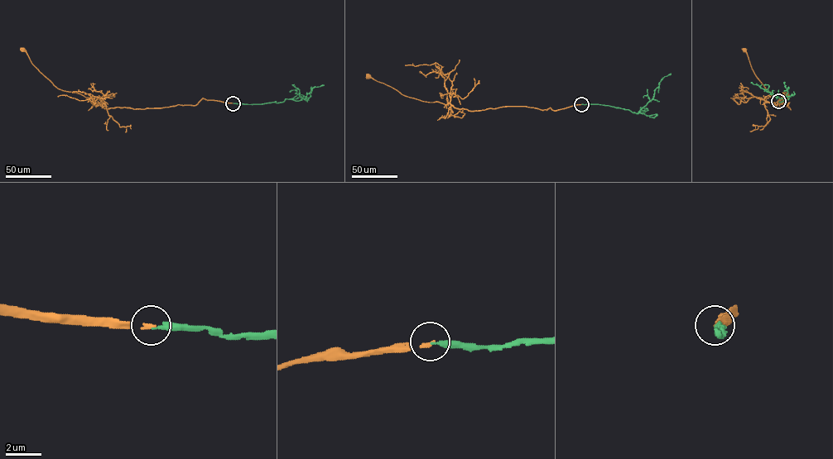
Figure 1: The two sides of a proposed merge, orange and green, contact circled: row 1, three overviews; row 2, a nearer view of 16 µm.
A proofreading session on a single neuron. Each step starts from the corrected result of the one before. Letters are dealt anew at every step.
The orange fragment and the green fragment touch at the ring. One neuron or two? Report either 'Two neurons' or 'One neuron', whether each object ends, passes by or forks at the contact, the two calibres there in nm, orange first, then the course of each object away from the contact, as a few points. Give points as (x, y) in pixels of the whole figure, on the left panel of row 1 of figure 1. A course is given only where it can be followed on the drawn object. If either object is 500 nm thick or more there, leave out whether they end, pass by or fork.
One neuron. At the ring orange ends. At the ring green ends. Thickness 200 nm (orange) against 200 nm. Course of orange: (233, 103), (203, 98), (195, 105), (161, 107), (95, 106), (79, 93), (57, 88), (31, 62), (22, 49). Course of green: (233, 103), (260, 104), (282, 102), (286, 99), (300, 101), (305, 99), (313, 87), (324, 85)

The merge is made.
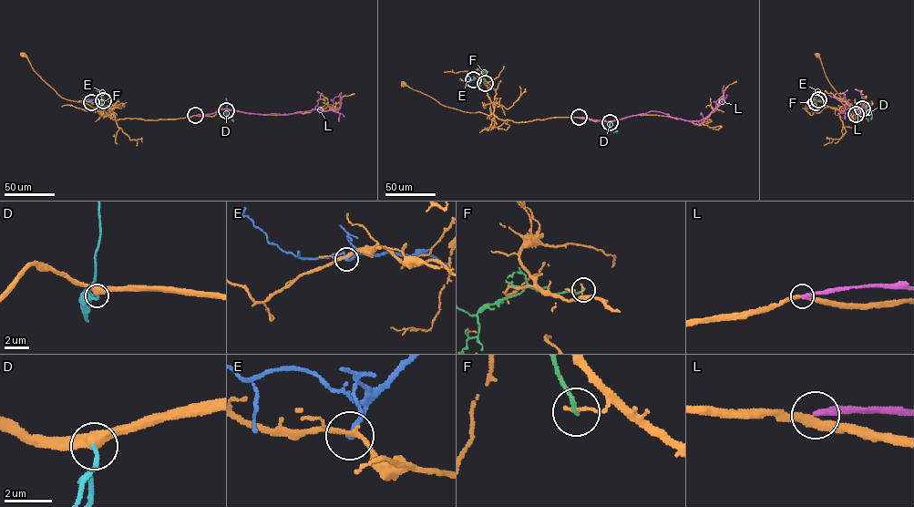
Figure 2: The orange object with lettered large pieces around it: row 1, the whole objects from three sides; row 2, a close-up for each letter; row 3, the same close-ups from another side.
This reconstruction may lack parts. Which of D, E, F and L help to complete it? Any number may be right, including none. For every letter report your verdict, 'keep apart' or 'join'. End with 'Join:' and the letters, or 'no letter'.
D: keep apart
E: keep apart
F: keep apart
L: keep apart
Join: no letter

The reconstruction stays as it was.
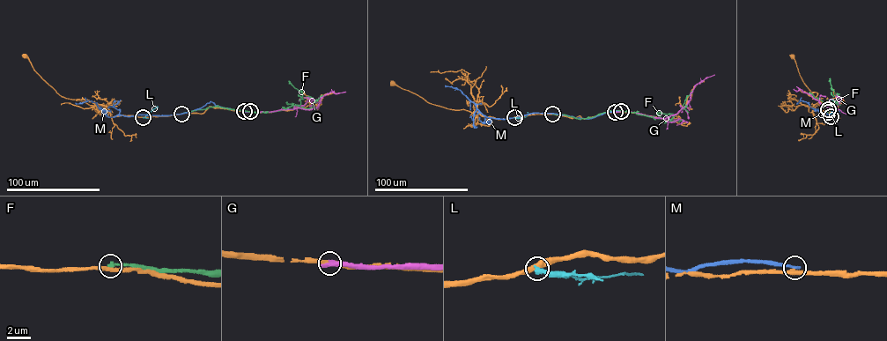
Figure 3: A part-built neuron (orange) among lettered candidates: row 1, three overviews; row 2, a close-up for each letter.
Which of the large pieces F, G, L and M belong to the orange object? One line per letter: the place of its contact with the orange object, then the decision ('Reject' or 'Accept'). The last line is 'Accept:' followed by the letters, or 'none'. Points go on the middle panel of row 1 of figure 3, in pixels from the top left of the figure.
F: Touches orange at (552, 114). Reject
G: Touches orange at (615, 112). Reject
L: Touches orange at (514, 117). Reject
M: Touches orange at (621, 111). Reject
Accept: none

